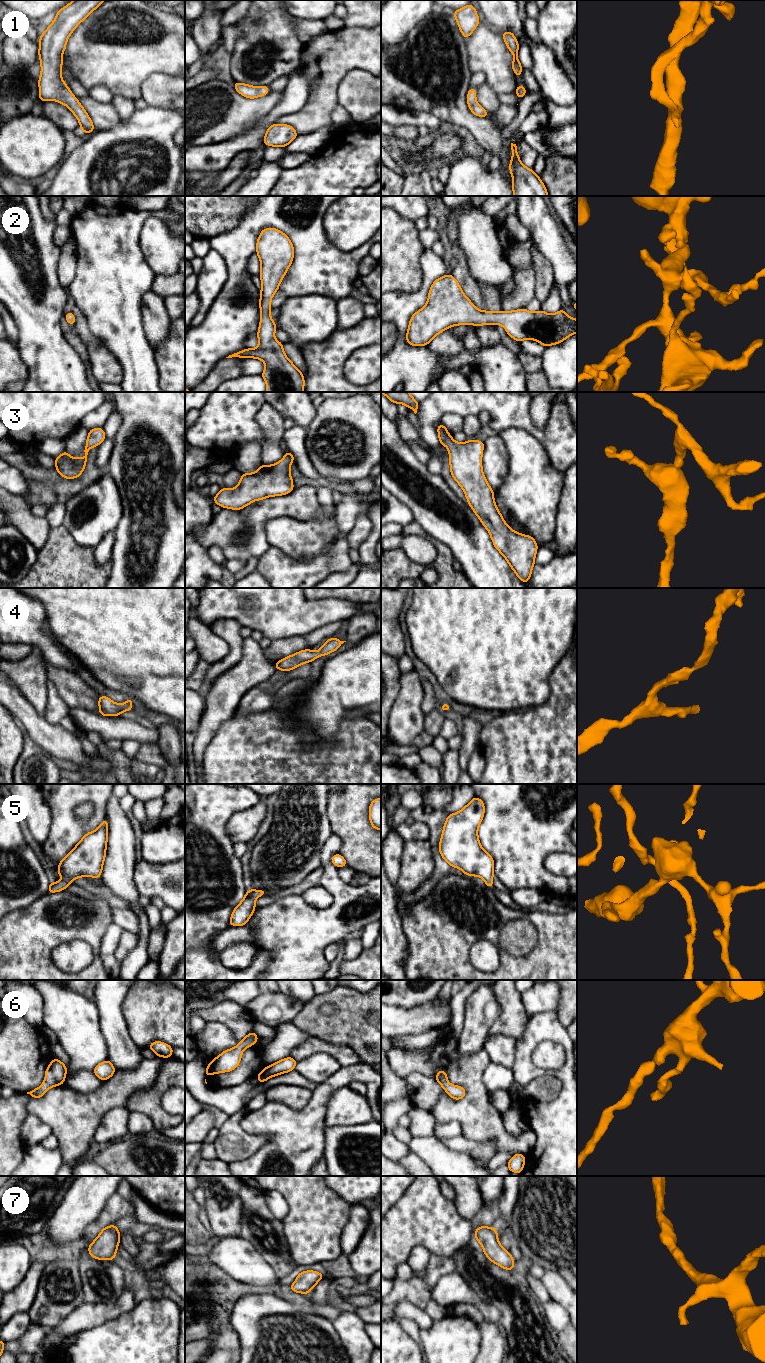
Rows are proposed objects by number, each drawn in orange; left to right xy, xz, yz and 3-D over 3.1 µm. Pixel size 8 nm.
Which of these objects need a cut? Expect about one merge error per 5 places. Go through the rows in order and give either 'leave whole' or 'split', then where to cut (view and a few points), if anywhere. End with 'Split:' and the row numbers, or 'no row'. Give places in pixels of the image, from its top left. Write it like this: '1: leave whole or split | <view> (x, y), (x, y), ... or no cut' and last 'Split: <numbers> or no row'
1: leave whole | no cut
2: leave whole | no cut
3: leave whole | no cut
4: leave whole | no cut
5: leave whole | no cut
6: leave whole | no cut
7: leave whole | no cut
Split: no row

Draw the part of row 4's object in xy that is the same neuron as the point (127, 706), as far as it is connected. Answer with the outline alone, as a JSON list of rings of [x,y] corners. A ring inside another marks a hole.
[[[100,695],[98,704],[99,704],[99,713],[102,716],[118,716],[121,715],[123,711],[132,711],[132,701],[134,699],[129,698],[123,704],[117,704],[113,702],[107,696]]]

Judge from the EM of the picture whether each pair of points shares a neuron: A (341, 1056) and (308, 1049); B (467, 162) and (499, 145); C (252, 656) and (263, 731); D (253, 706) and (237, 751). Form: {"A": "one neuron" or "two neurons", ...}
{"A": "one neuron", "B": "two neurons", "C": "two neurons", "D": "two neurons"}

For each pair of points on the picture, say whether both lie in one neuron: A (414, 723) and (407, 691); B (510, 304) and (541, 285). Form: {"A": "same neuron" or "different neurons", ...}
{"A": "same neuron", "B": "different neurons"}

